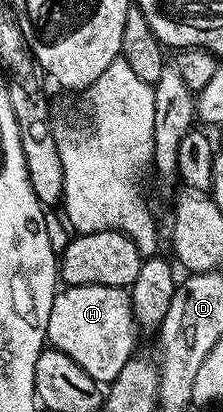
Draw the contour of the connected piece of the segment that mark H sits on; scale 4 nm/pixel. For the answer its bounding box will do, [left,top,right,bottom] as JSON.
[47,285,137,383]

